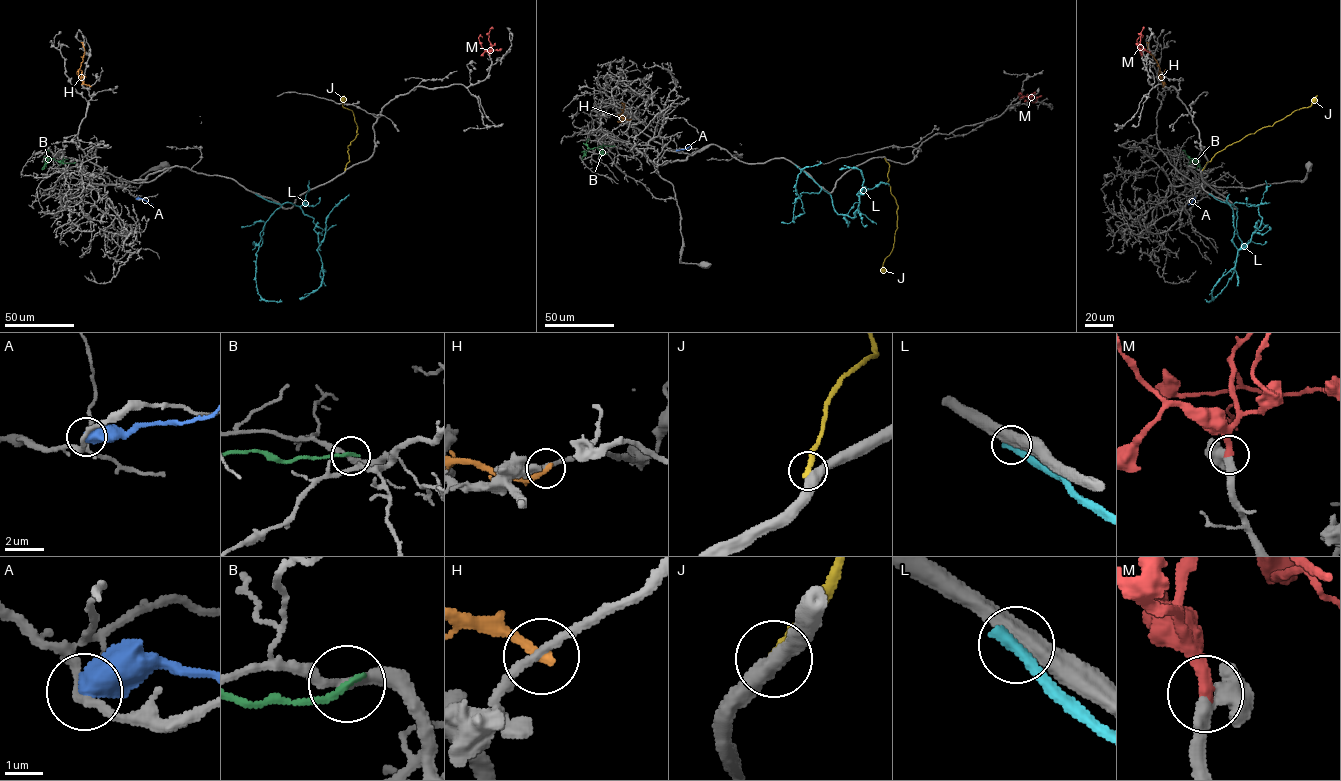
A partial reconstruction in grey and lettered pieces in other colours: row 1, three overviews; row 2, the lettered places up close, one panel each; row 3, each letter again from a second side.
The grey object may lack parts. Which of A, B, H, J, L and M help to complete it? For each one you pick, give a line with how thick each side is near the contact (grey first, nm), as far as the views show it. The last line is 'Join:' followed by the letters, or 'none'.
M: Thickness 400 nm (grey) against 380 nm
Join: M

